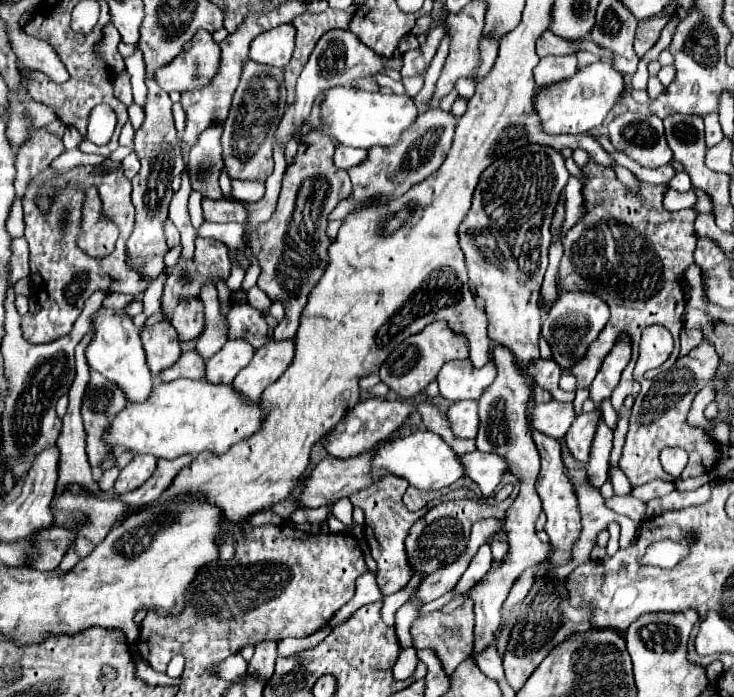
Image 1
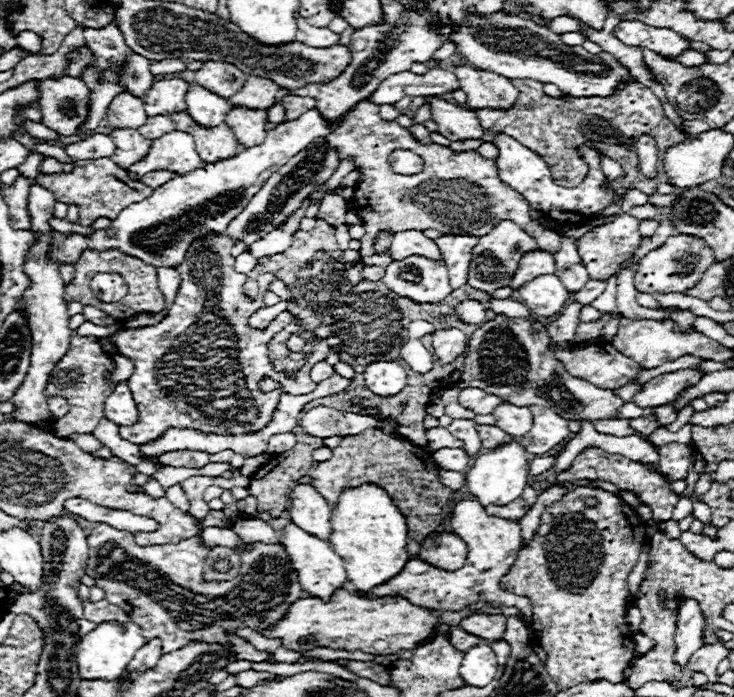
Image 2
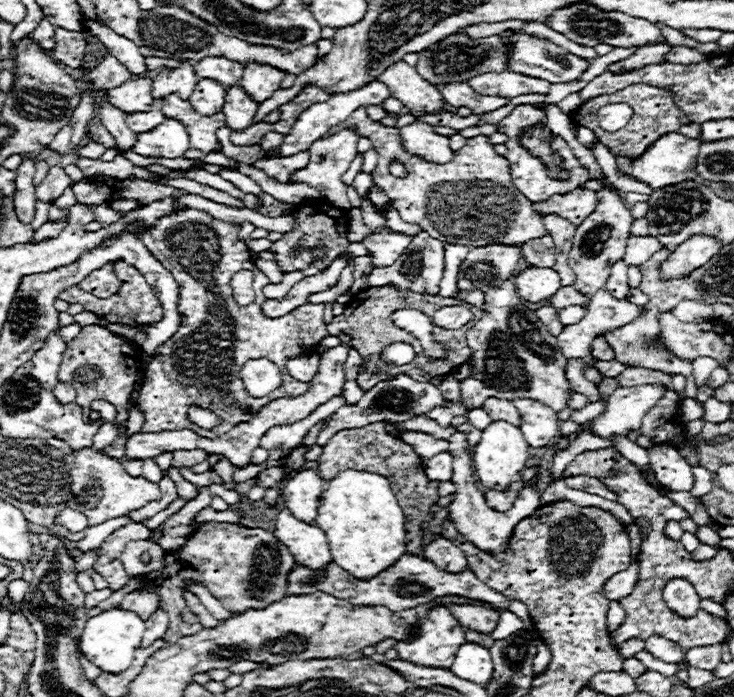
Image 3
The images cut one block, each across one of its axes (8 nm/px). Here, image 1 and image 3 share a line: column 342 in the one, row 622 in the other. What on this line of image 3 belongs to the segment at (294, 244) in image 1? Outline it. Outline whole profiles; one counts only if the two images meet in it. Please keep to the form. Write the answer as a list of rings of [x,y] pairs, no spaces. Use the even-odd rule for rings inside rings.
[[[210,522],[200,526],[190,536],[190,540],[186,542],[186,546],[182,550],[168,552],[166,554],[166,570],[162,574],[152,572],[152,574],[144,576],[144,588],[158,588],[160,608],[164,608],[170,618],[170,626],[168,626],[168,632],[164,638],[170,638],[168,644],[174,644],[178,638],[190,636],[190,634],[196,634],[198,630],[202,630],[202,624],[186,608],[186,602],[182,598],[182,586],[186,580],[198,580],[198,582],[206,584],[212,596],[218,598],[226,610],[242,612],[248,608],[262,608],[262,606],[268,606],[270,602],[278,602],[278,598],[284,598],[286,584],[288,584],[286,574],[288,574],[290,566],[292,566],[292,556],[290,556],[288,548],[272,532],[261,528],[247,528],[240,524]]]

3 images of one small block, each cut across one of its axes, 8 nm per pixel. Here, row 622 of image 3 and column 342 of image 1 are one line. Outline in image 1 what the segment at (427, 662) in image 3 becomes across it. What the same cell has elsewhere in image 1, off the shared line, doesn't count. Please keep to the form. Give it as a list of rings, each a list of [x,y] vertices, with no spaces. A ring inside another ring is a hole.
[[[368,398],[364,402],[358,402],[346,416],[344,420],[338,422],[338,426],[332,430],[332,434],[326,436],[324,448],[330,456],[334,458],[354,458],[358,454],[370,452],[378,442],[386,440],[394,430],[398,430],[408,414],[412,412],[412,402],[402,402],[402,400],[382,400],[382,398]]]

